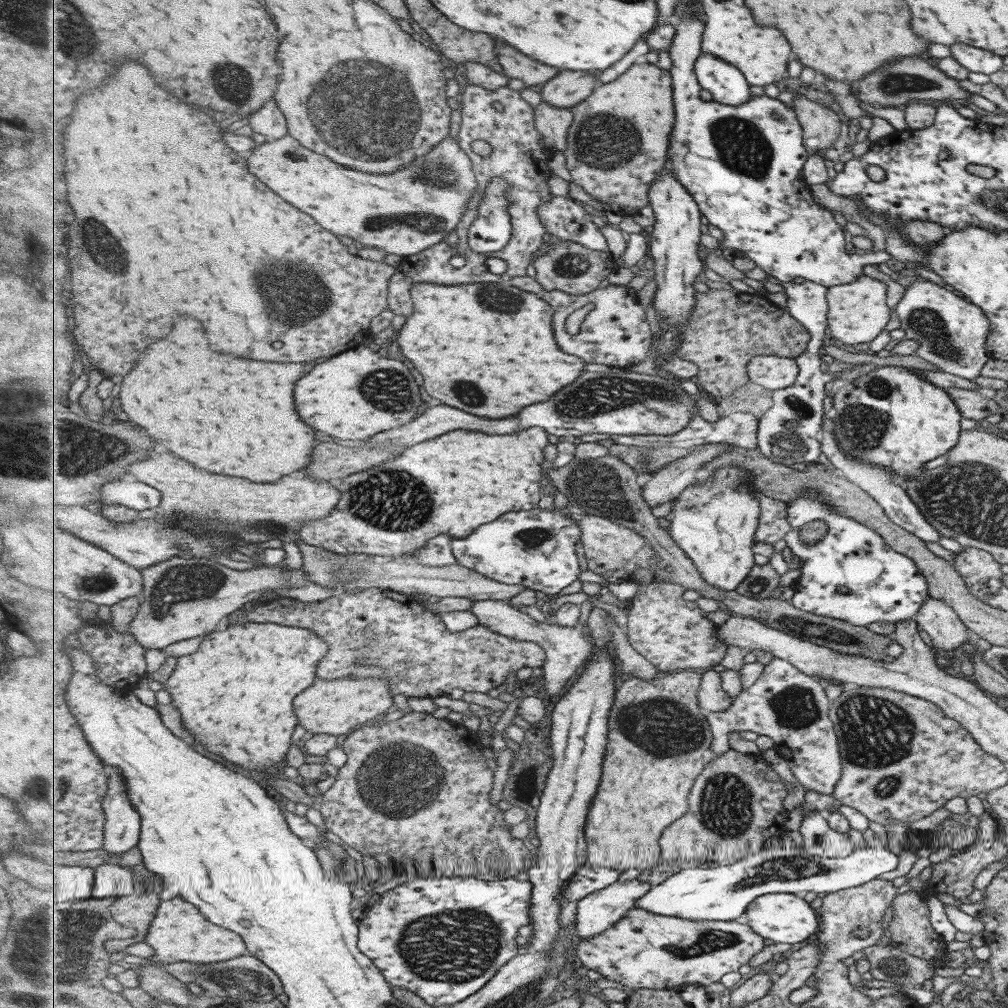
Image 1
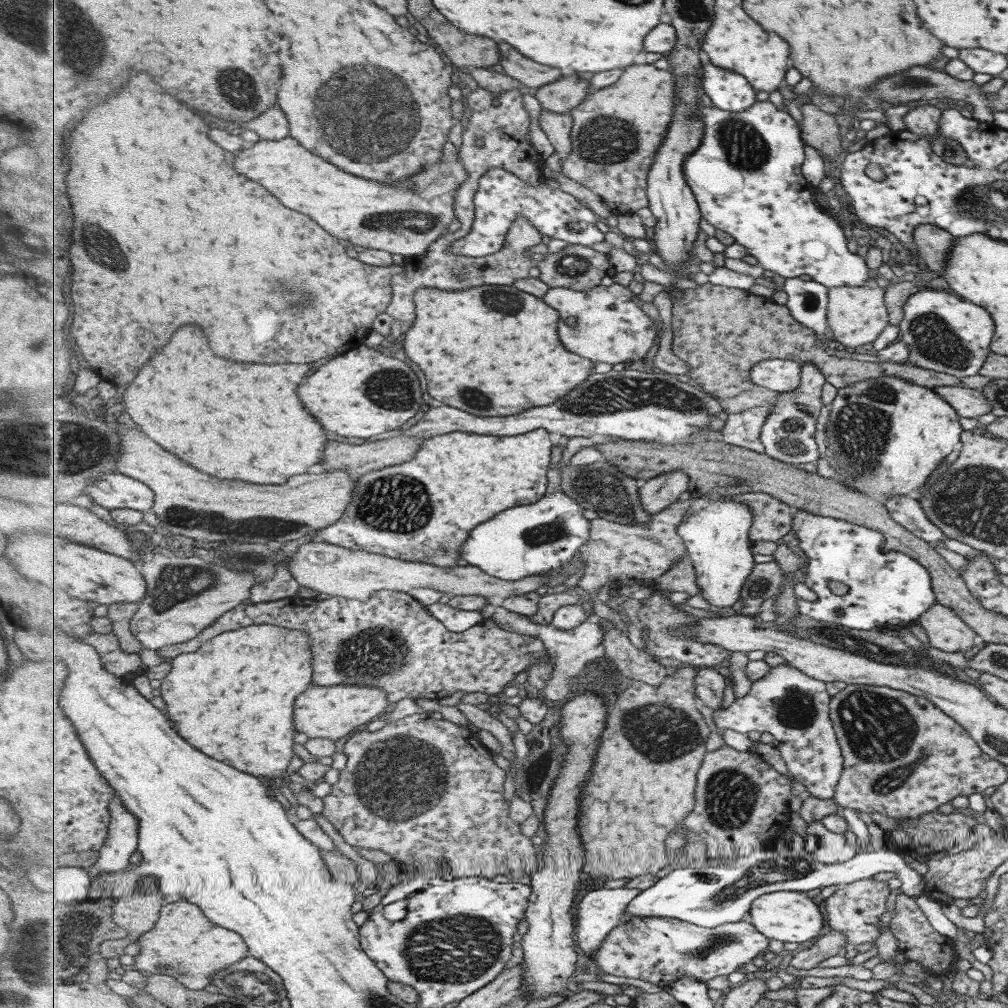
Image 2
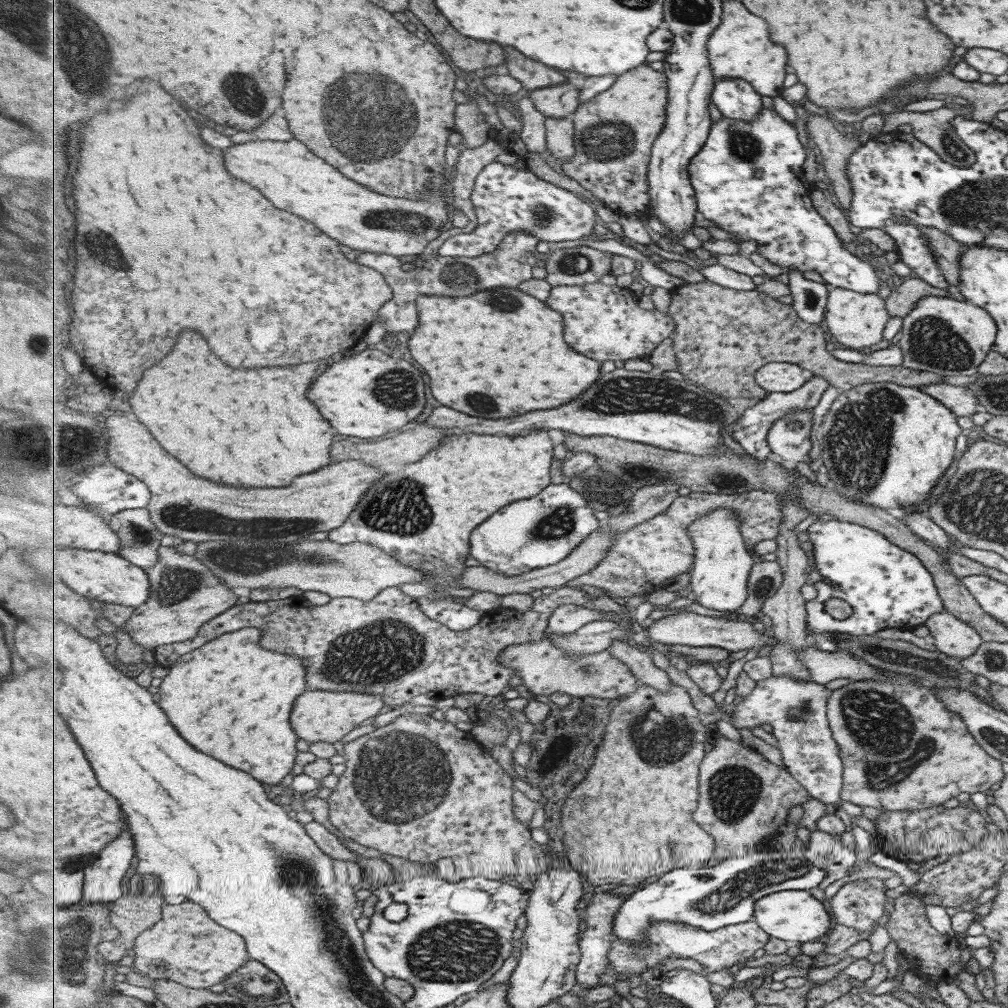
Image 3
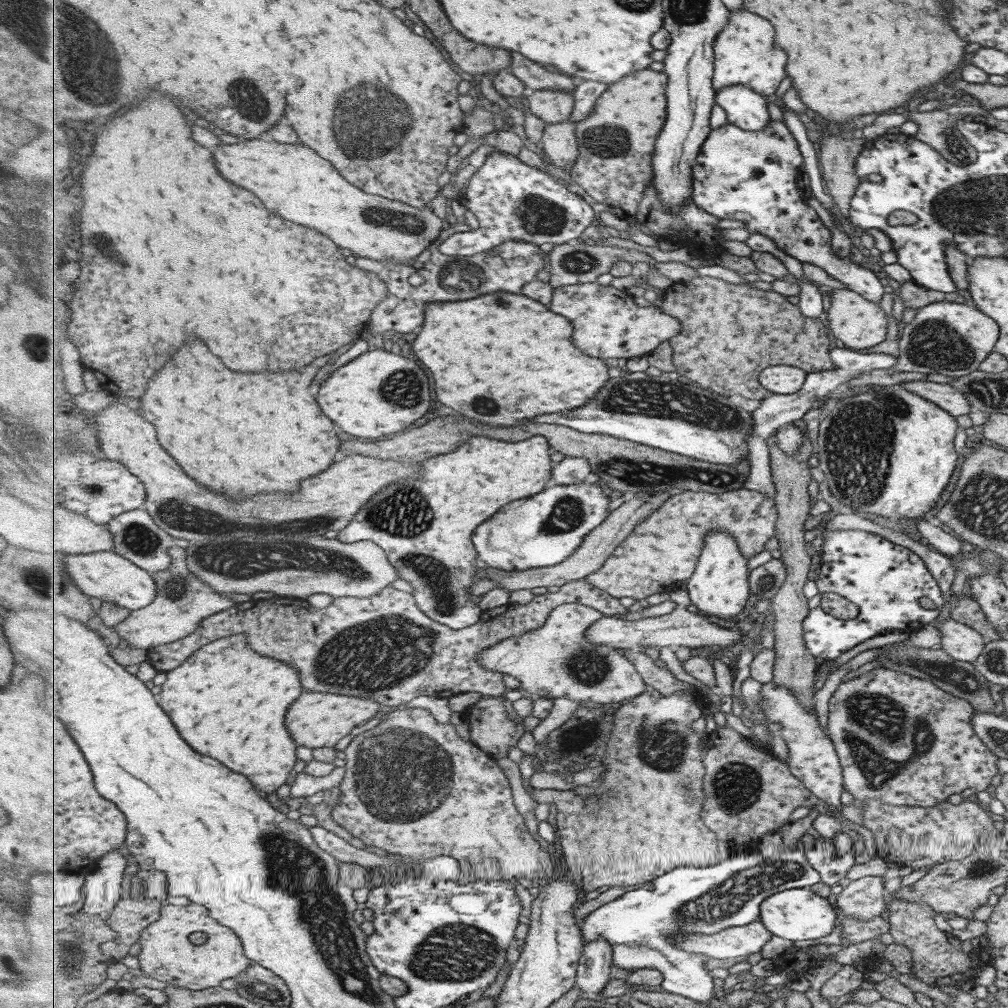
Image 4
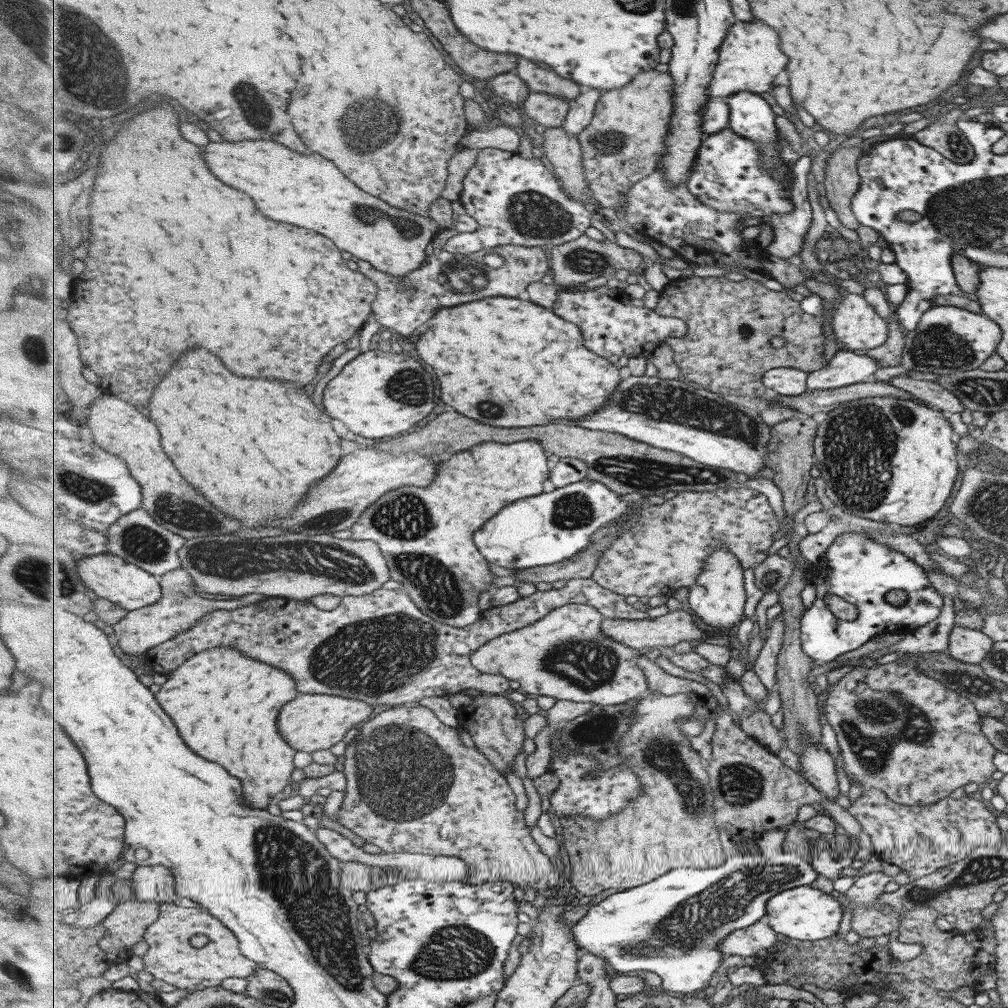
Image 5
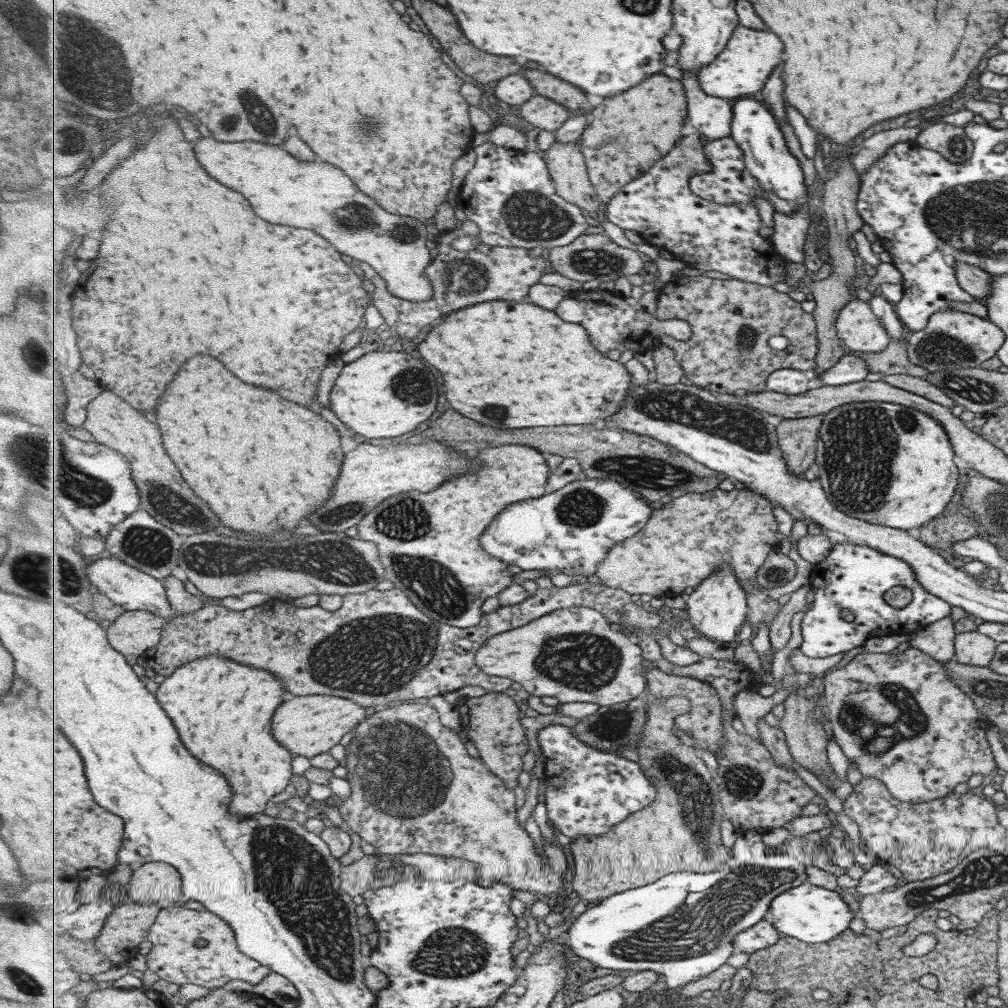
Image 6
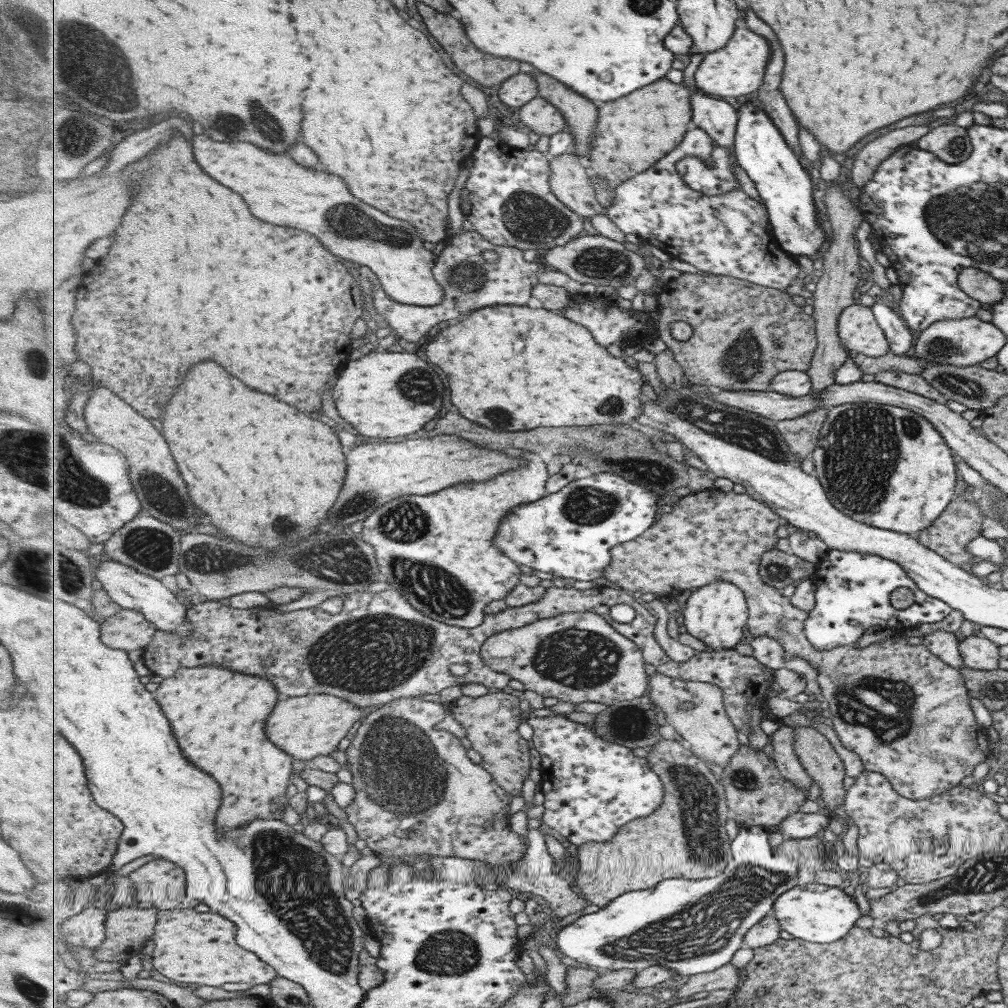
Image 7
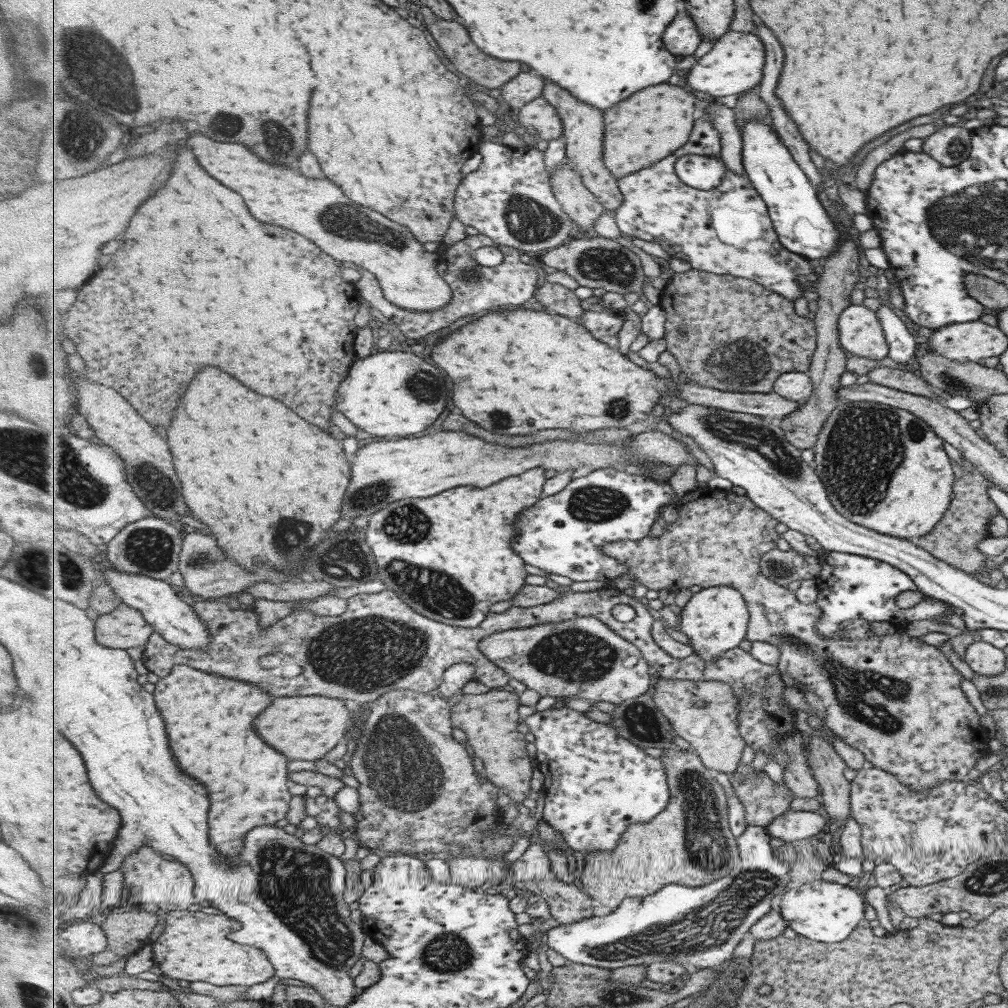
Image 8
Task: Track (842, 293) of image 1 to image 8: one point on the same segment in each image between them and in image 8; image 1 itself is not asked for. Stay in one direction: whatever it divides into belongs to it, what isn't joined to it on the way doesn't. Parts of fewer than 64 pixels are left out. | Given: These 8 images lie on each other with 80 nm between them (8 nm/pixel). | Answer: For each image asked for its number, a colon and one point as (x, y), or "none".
2: (855, 315)
3: (856, 320)
4: (858, 323)
5: (855, 323)
6: (855, 325)
7: (857, 330)
8: (859, 332)

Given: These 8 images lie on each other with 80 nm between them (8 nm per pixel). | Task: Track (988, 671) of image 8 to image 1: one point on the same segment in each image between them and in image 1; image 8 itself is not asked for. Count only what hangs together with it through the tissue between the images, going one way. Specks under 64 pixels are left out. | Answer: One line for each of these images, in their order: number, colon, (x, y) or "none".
1: (937, 621)
2: (945, 631)
3: (950, 636)
4: (961, 643)
5: (966, 645)
6: (971, 648)
7: (976, 652)

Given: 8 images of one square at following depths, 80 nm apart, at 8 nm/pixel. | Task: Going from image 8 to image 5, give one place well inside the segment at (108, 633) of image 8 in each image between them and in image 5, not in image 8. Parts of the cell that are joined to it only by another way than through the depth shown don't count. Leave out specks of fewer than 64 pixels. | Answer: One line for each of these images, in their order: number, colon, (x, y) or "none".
5: (181, 606)
6: (133, 632)
7: (129, 630)

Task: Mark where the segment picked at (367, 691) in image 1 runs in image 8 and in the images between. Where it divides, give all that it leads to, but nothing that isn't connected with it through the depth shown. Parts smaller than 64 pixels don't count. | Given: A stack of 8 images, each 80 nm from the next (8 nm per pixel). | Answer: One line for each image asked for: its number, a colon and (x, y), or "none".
2: (332, 712)
3: (321, 716)
4: (317, 720)
5: (313, 722)
6: (310, 725)
7: (305, 727)
8: (305, 728)

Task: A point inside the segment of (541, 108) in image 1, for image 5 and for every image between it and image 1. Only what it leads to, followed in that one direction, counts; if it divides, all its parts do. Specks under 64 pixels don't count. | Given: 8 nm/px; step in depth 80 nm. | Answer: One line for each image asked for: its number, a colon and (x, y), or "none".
2: (559, 127)
3: (560, 132)
4: (560, 143)
5: (564, 151)

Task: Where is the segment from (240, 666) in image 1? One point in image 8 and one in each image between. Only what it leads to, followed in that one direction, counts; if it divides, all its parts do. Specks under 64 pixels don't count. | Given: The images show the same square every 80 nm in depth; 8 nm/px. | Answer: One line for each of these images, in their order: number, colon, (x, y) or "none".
2: (234, 698)
3: (233, 698)
4: (230, 702)
5: (226, 703)
6: (223, 709)
7: (219, 715)
8: (210, 717)

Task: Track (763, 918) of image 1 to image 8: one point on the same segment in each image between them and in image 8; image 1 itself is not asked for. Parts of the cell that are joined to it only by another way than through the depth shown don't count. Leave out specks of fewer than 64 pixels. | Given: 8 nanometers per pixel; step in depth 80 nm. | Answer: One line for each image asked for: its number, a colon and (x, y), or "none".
2: (789, 916)
3: (793, 916)
4: (797, 914)
5: (805, 914)
6: (810, 913)
7: (821, 914)
8: (827, 912)

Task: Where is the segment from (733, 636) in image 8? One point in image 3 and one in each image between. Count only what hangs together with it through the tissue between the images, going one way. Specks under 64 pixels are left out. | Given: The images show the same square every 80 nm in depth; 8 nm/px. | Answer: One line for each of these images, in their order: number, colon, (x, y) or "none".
3: (721, 571)
4: (720, 587)
5: (718, 597)
6: (717, 608)
7: (718, 614)

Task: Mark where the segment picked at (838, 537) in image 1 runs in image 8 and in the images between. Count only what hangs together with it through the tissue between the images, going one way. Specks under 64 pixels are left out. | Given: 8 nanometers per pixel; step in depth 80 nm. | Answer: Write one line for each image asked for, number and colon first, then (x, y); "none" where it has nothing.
2: (886, 588)
3: (886, 587)
4: (892, 589)
5: (858, 569)
6: (853, 577)
7: (850, 587)
8: (849, 586)

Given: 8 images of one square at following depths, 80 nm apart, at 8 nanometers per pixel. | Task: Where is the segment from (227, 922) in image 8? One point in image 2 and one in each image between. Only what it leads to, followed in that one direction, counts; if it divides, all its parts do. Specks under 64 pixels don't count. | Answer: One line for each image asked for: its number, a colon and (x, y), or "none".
2: (185, 943)
3: (188, 946)
4: (167, 954)
5: (171, 957)
6: (175, 957)
7: (193, 947)

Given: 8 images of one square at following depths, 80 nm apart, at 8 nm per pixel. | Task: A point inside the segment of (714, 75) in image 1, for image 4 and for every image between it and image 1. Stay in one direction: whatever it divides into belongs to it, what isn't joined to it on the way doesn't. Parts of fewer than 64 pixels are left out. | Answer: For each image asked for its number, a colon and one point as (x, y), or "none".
2: (729, 90)
3: (736, 98)
4: (745, 107)

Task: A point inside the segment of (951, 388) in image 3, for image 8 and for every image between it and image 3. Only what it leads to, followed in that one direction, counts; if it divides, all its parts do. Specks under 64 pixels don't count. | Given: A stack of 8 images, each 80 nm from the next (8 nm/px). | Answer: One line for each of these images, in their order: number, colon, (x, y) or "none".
4: (944, 396)
5: (929, 392)
6: (921, 387)
7: (911, 382)
8: (907, 381)

